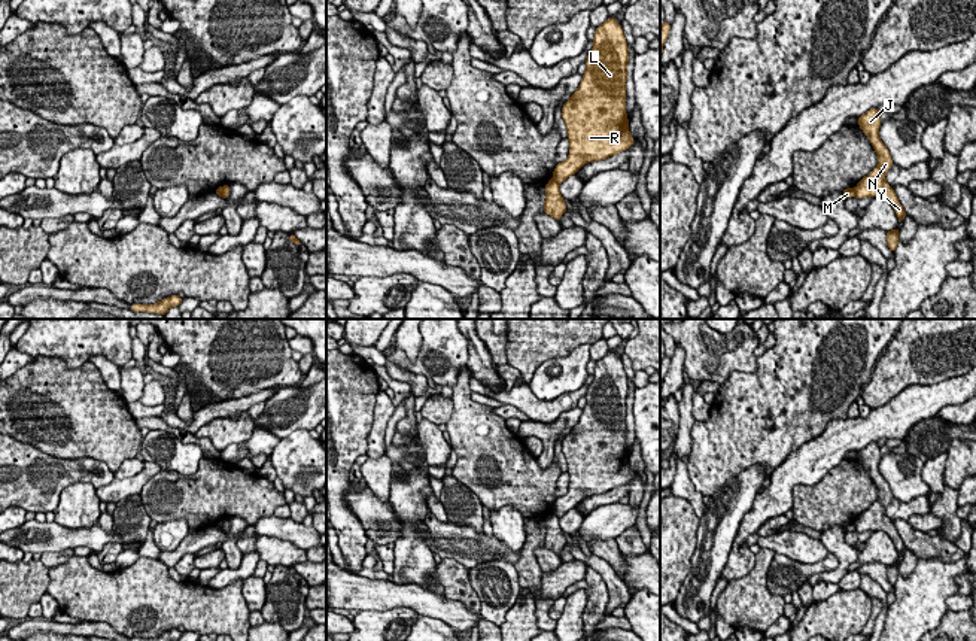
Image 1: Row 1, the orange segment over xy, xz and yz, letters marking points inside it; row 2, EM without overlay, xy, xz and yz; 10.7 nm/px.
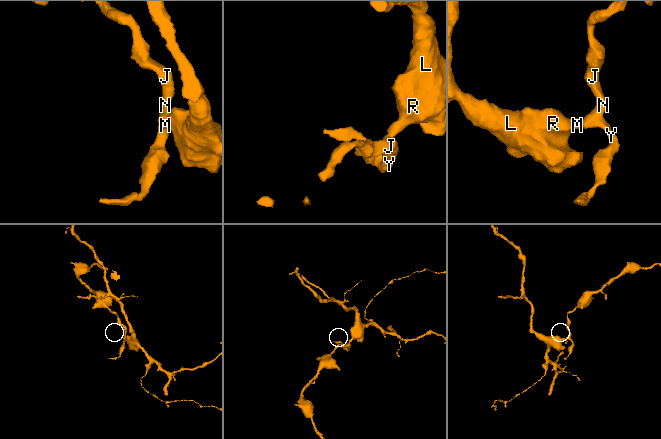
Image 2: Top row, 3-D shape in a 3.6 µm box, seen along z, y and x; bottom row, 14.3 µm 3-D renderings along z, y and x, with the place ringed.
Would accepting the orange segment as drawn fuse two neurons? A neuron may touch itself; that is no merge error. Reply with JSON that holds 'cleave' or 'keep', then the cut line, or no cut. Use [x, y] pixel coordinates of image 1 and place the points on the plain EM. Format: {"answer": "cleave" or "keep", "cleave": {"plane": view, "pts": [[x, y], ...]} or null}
{"answer": "cleave", "cleave": {"plane": "xz", "pts": [[552, 513], [558, 518]]}}

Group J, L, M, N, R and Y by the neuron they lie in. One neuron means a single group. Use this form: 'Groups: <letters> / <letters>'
Groups: J N Y / L M R

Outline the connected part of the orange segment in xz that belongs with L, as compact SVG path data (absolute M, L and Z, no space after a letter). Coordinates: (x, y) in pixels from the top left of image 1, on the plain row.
M609 350L596 361L593 383L578 423L562 441L569 490L559 496L553 514L562 517L586 496L606 493L633 479L626 449L629 383L621 358Z

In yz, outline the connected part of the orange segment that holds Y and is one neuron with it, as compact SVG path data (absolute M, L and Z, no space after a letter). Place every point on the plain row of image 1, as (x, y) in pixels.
M873 441L858 452L858 459L863 467L869 471L873 483L878 487L878 501L873 502L866 511L863 511L855 520L855 531L884 531L894 541L899 556L906 552L906 546L901 541L896 526L887 517L885 508L894 498L888 483L879 473L881 446Z

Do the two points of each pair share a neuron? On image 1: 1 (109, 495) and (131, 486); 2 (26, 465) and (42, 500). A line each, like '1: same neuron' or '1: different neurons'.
1: same neuron
2: same neuron

